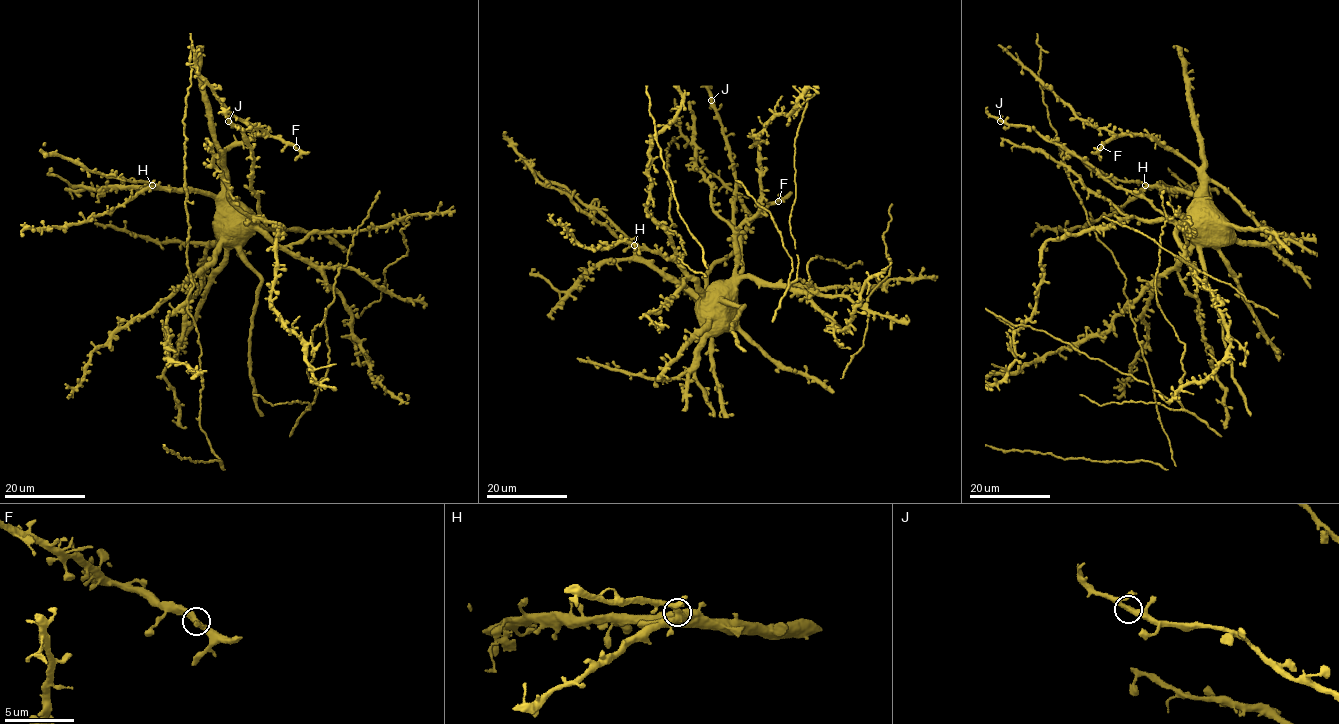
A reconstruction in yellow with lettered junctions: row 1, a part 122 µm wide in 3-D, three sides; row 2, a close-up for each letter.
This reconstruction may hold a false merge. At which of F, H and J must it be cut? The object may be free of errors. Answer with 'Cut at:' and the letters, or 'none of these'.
Cut at: none of these

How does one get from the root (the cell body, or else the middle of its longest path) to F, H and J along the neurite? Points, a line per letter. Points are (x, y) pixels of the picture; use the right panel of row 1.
F: (1187, 220), (1187, 210), (1199, 191), (1199, 172), (1189, 162), (1146, 135), (1117, 135), (1100, 147)
H: (1187, 220), (1187, 210), (1194, 203), (1191, 194), (1145, 185)
J: (1187, 220), (1174, 221), (1146, 199), (1117, 189), (1082, 159), (1044, 140), (1033, 129), (1000, 121)

